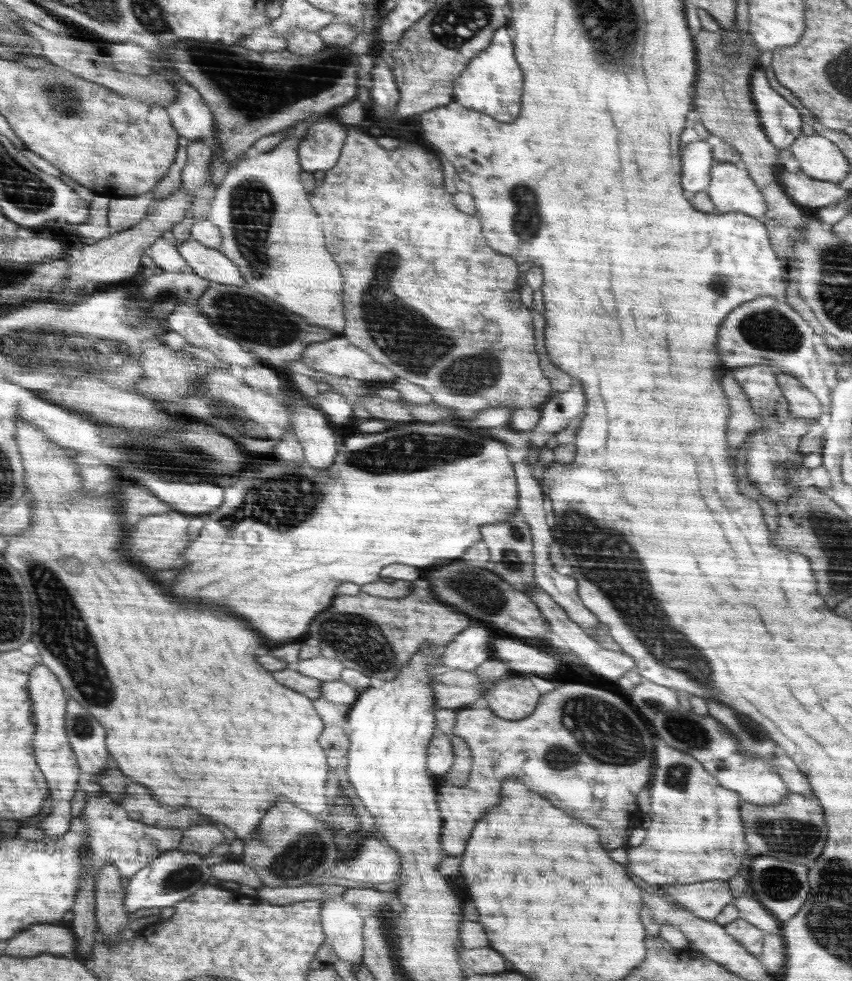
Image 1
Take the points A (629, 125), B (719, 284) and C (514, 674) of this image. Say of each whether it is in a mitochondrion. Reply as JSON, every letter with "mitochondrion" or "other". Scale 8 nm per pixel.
{"A":"other","B":"mitochondrion","C":"other"}

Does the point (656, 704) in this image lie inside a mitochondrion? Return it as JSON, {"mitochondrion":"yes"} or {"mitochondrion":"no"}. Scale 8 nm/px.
{"mitochondrion":"yes"}

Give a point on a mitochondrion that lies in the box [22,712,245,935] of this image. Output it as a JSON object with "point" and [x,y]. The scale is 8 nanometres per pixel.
{"point":[182,878]}

